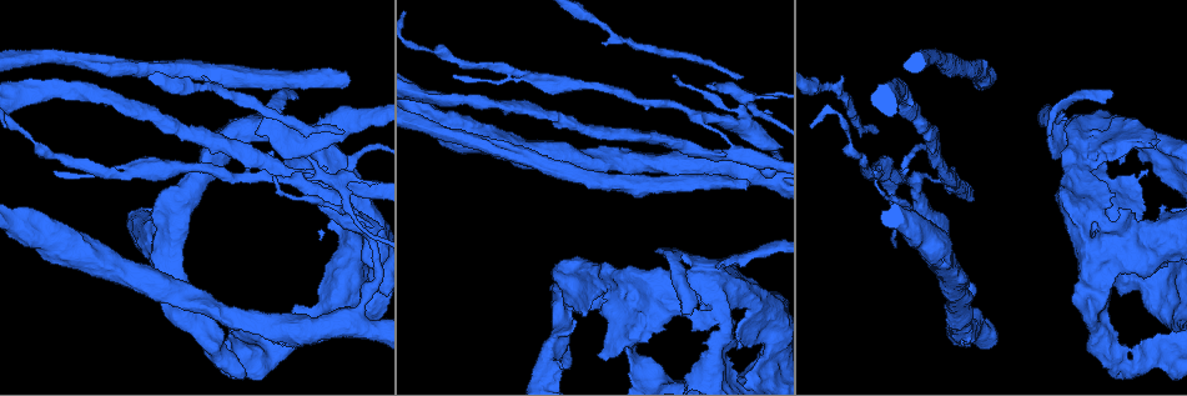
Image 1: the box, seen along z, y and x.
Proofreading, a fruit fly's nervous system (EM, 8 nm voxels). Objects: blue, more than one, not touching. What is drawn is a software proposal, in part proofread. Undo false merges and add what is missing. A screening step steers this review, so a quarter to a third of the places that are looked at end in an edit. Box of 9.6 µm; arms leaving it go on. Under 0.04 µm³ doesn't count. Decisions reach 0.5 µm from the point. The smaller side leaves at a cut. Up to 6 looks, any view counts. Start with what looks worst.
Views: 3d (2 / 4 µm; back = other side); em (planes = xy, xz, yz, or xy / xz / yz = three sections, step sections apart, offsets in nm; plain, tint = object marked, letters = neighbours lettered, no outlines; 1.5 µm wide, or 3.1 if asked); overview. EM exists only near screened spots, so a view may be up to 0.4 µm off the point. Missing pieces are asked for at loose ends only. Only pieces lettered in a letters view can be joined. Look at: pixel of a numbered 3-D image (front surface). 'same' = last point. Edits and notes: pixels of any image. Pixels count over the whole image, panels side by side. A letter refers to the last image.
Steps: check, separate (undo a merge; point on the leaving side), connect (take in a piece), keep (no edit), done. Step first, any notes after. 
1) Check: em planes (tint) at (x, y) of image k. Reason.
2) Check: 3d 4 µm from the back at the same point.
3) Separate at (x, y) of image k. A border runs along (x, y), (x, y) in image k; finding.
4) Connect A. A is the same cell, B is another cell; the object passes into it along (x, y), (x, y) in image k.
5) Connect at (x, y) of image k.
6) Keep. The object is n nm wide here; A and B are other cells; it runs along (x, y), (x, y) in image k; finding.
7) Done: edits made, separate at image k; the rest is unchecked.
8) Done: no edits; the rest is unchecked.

Check: 3d 2 µm from the back at (739, 76) of image 1. Branch stops here.

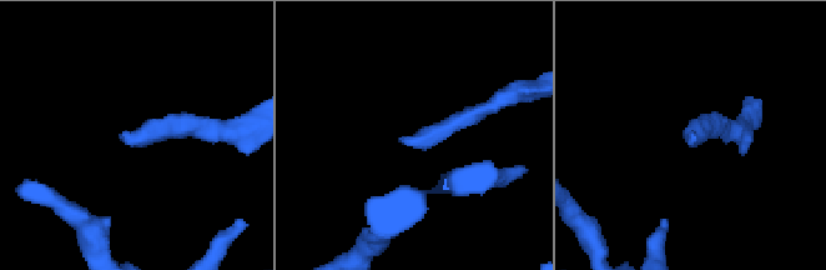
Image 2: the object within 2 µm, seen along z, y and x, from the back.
Check: em xy step 8 (tint) at (694, 140) of image 2. Need the tissue.

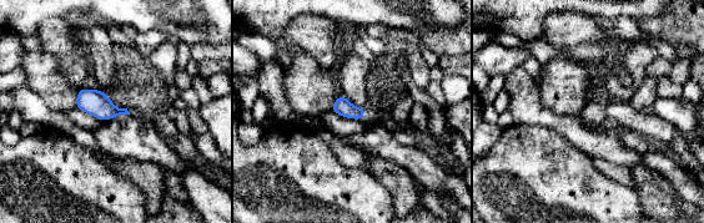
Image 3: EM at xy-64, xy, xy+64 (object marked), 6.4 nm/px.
Check: em planes (letters) at the same point.

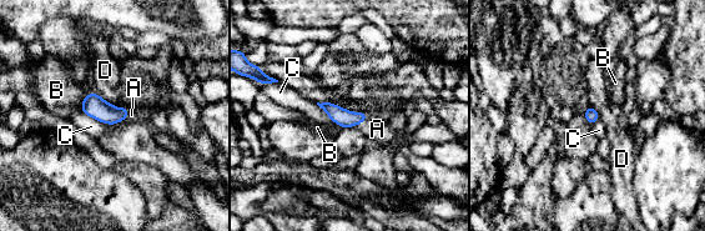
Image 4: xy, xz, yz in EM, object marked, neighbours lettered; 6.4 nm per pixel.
Connect A. A is the same cell, B, C and D are other cells; the object passes into it along (343, 117), (362, 121), (377, 129) in image 4; it goes on there.

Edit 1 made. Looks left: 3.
Check: overview. Redraw.

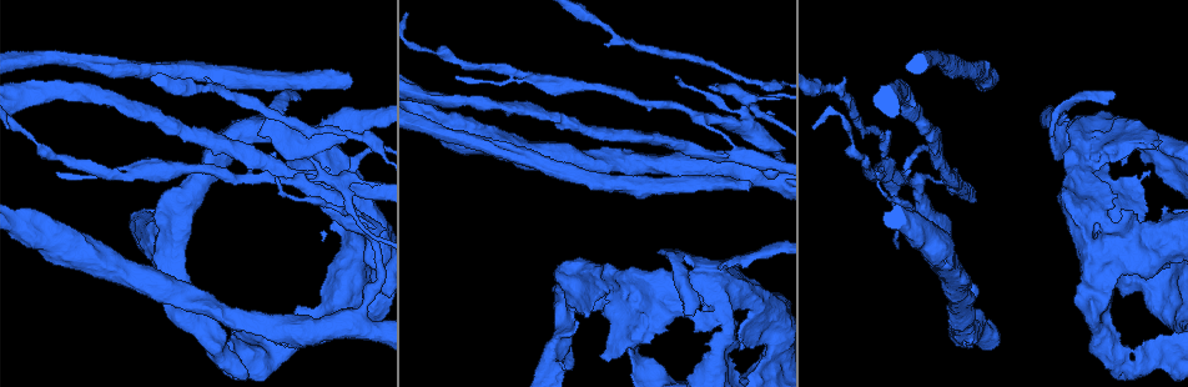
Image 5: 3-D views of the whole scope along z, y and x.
Check: em planes (letters) at (751, 183) of image 5. Thick end.

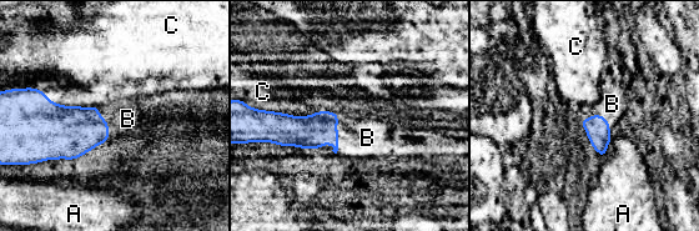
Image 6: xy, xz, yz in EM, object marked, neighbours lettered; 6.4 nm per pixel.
Connect B. B is the same cell, A and C are other cells; the object passes into it along (312, 131), (337, 134), (367, 137) in image 6; the neuron continues.

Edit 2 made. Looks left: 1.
Done: edits made, connect at image 4, connect at image 6; the rest is unchecked.

